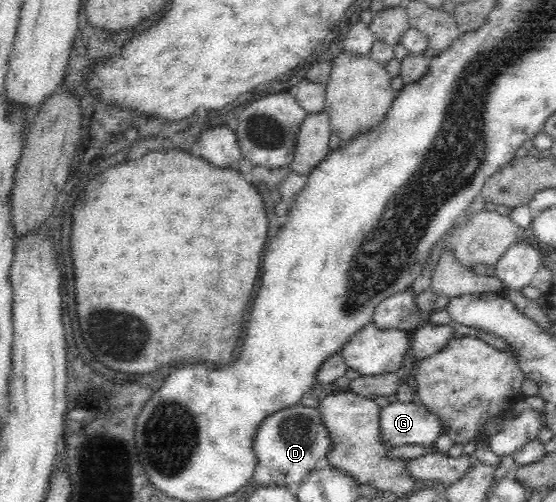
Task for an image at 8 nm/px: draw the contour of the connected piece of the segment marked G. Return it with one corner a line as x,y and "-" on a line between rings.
396,401
380,410
382,441
399,449
404,444
418,444
433,450
434,442
445,434
440,417
424,404

